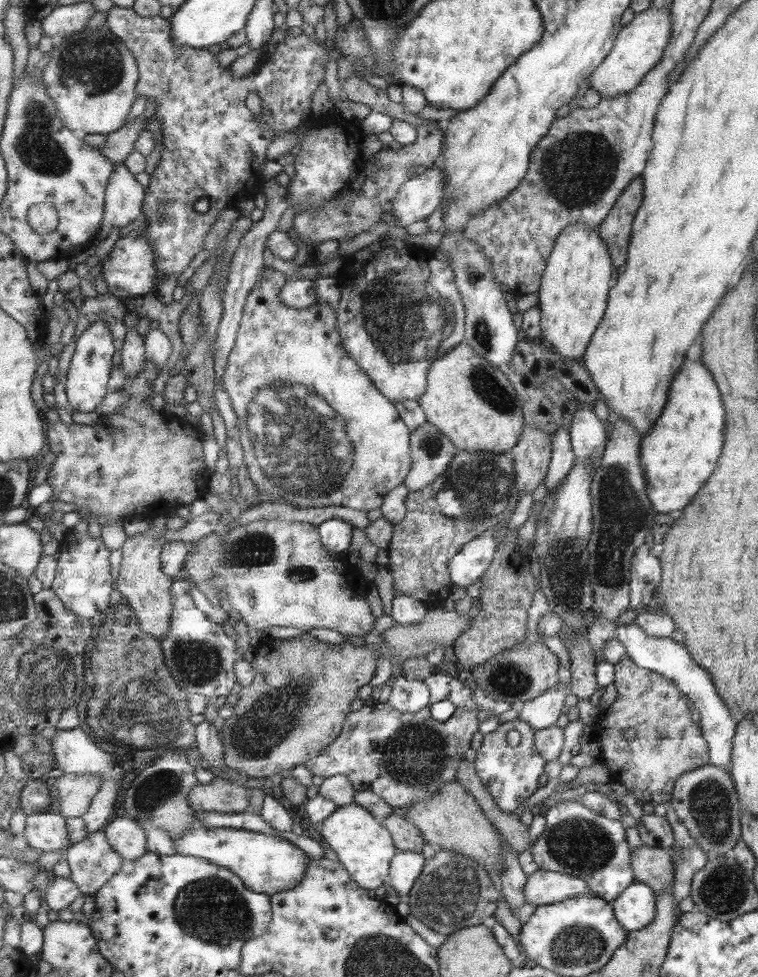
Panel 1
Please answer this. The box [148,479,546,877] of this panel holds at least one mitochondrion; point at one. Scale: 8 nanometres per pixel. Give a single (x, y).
(414, 755)

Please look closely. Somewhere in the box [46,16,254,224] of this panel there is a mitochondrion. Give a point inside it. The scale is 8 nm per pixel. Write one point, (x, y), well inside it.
(96, 67)

